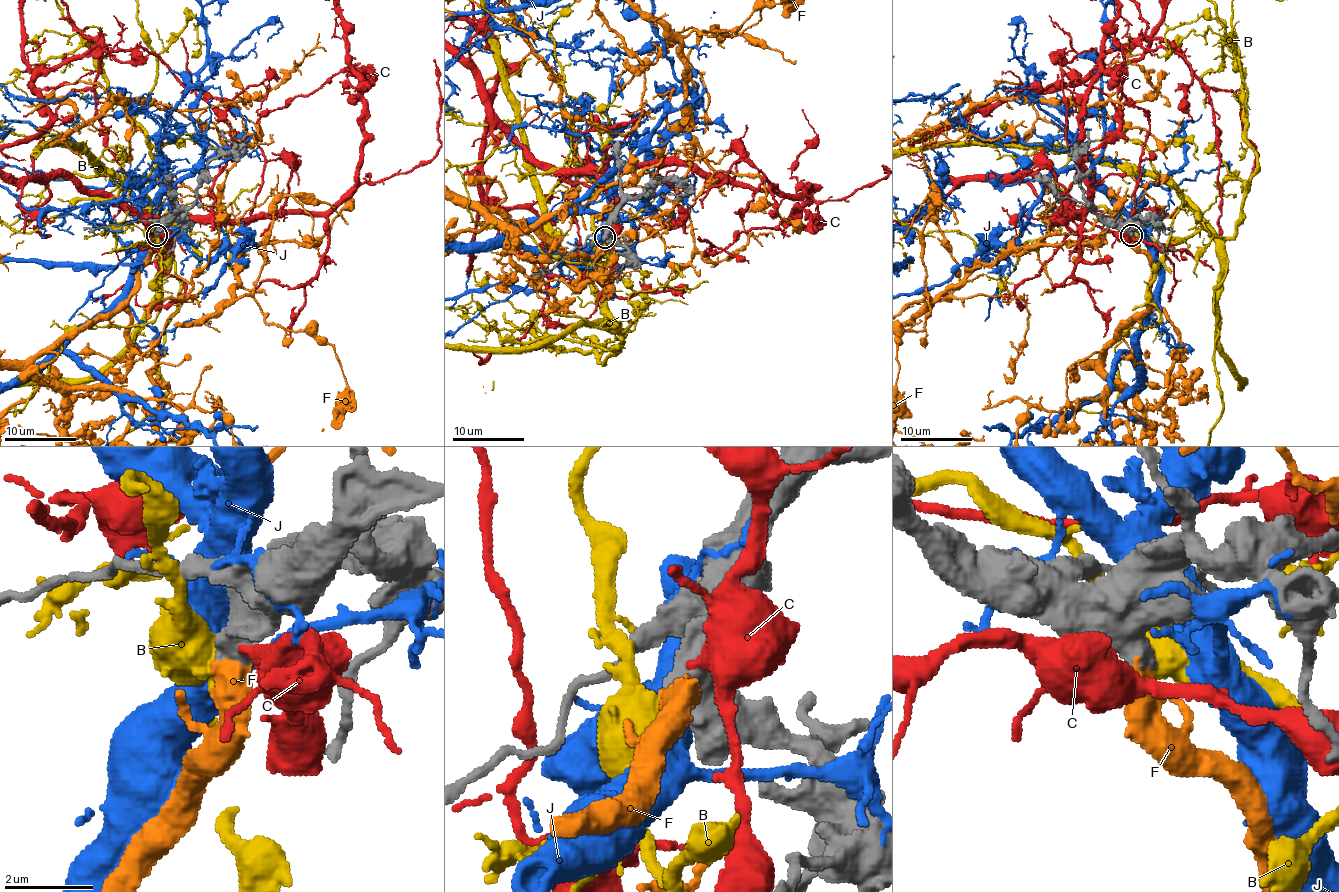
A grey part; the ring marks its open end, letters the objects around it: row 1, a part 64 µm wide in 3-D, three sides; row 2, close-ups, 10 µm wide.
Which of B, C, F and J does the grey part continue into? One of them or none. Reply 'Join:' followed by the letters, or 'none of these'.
Join: F

